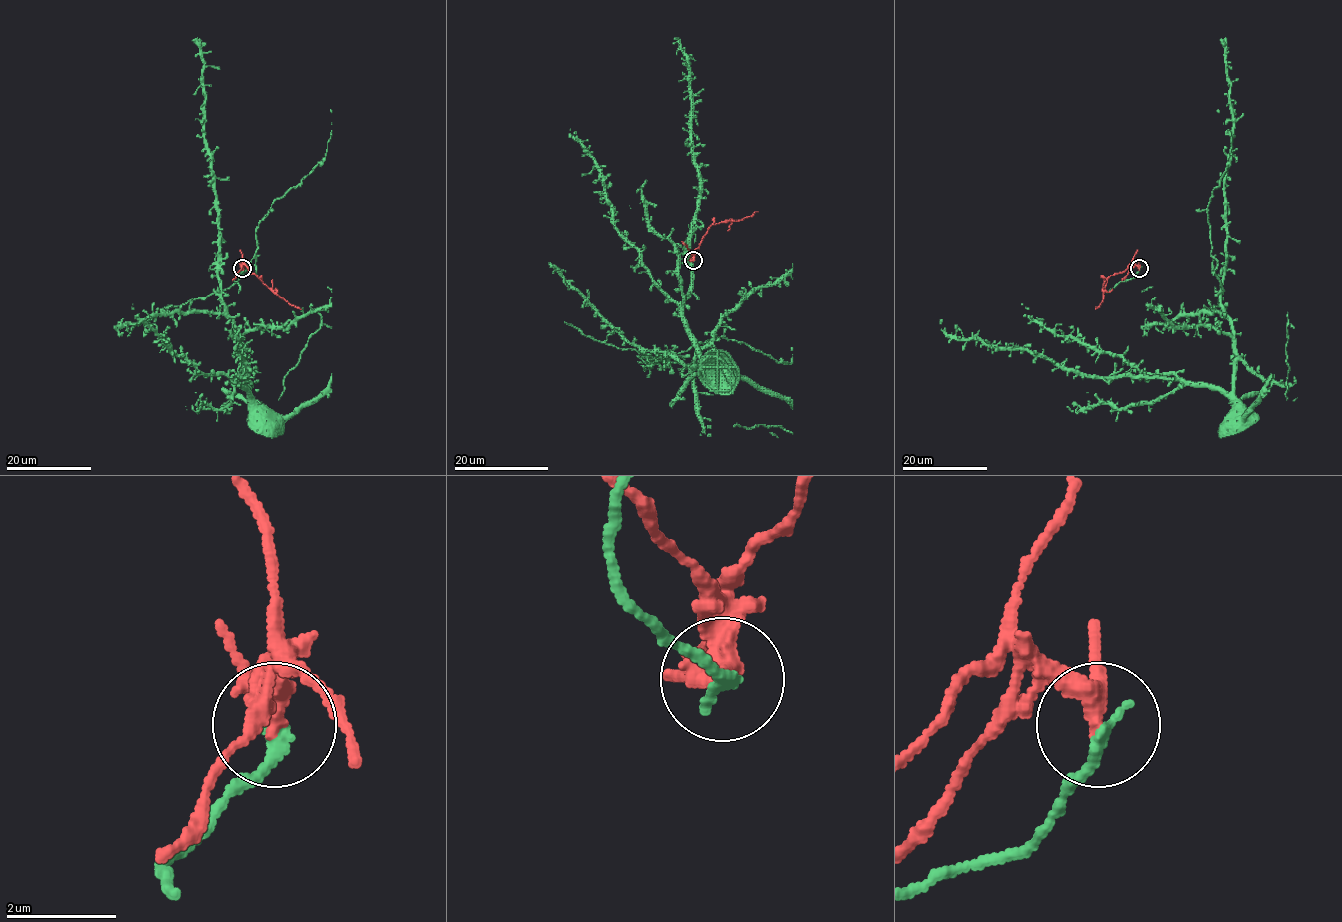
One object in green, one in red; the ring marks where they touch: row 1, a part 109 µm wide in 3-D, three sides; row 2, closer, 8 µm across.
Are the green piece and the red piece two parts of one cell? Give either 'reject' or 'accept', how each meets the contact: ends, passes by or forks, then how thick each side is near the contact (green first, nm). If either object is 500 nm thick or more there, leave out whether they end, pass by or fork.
reject | green ends | red passes by | 280/300 nm

